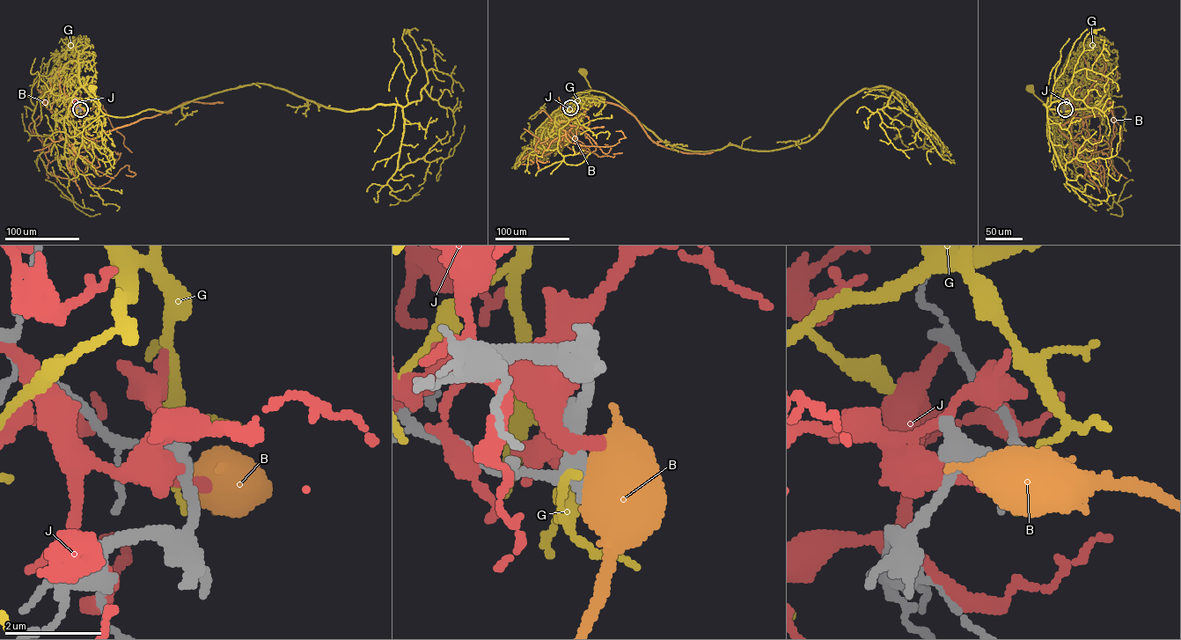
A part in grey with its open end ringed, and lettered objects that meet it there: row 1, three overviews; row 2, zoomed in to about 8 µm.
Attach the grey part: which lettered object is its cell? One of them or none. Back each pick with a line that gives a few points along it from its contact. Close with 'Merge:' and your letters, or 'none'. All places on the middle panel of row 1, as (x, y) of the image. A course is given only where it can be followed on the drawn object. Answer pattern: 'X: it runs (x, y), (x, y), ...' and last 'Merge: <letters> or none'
B: it runs (570, 106), (569, 115), (583, 113), (561, 138), (532, 141), (536, 150), (519, 164), (533, 163), (530, 159)
Merge: B

